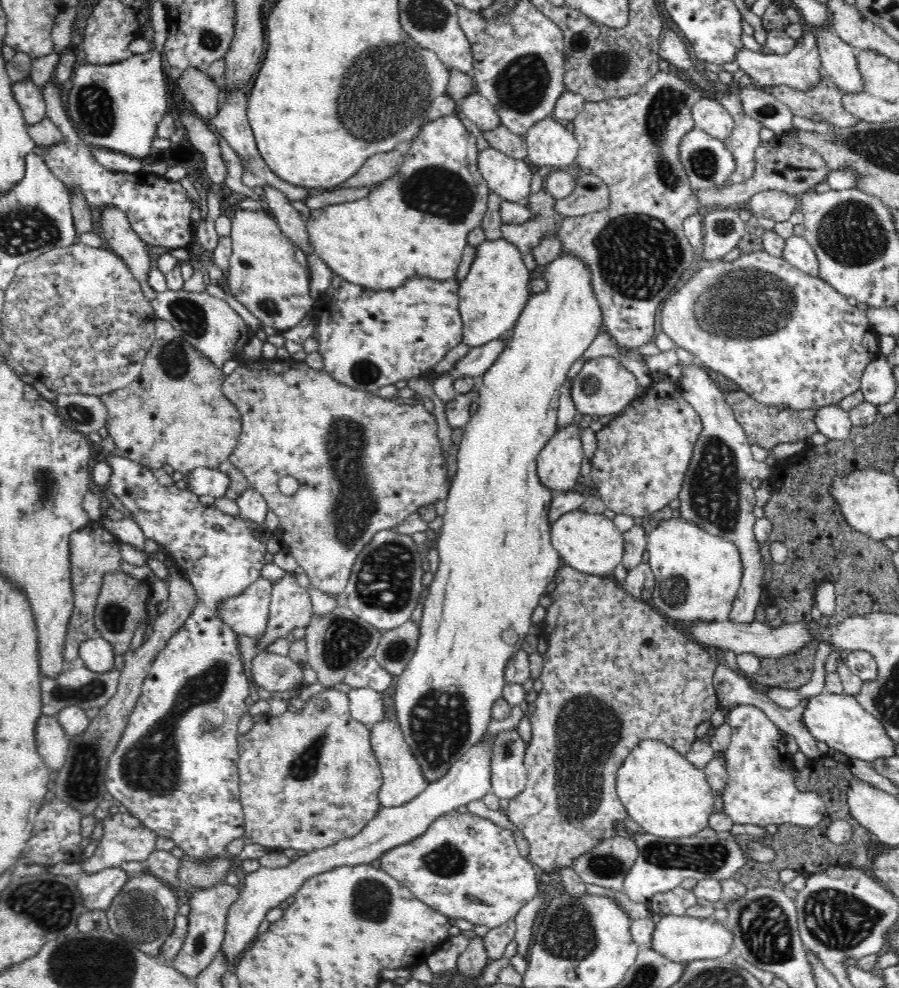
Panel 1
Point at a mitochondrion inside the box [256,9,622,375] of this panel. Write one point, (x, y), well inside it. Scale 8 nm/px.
(376, 113)

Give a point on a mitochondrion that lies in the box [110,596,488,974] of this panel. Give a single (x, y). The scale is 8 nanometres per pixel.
(152, 765)

